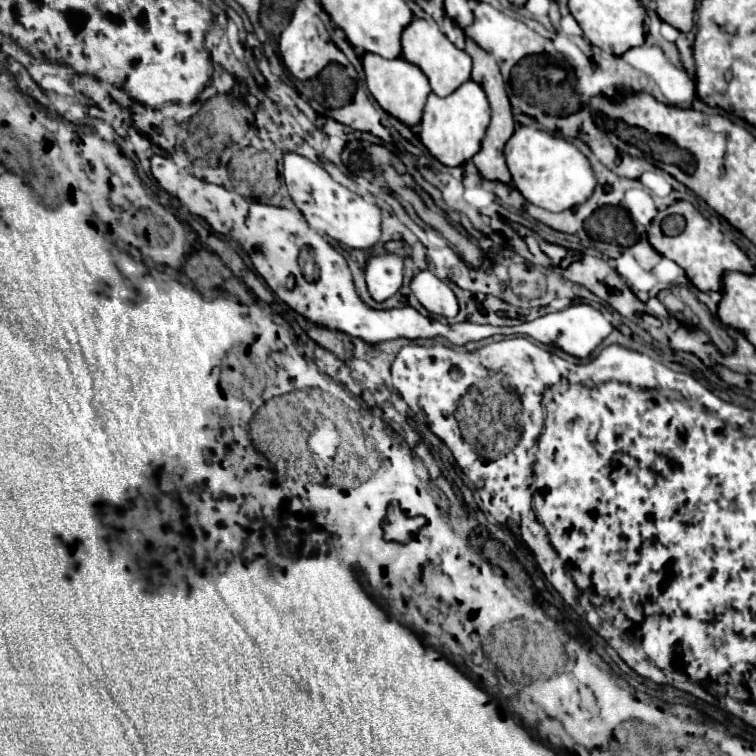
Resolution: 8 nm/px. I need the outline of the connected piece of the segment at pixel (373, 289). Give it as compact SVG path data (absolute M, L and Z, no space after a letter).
M396 253L372 255L366 261L366 283L374 301L392 297L402 285L402 257Z

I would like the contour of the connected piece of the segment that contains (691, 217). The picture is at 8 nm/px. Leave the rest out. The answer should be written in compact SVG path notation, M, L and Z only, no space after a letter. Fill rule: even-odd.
M676 201L668 209L660 210L648 227L648 241L660 255L676 261L686 271L692 285L698 287L700 291L722 291L722 277L726 271L754 273L754 267L750 259L746 257L746 253L734 241L730 241L720 229L716 229L708 219L704 219L698 213L698 209L688 201ZM676 214L686 219L686 227L680 235L668 237L662 231L661 220L666 216Z

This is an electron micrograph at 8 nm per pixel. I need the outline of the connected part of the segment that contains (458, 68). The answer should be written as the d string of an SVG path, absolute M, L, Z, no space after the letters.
M414 19L402 33L402 57L424 71L430 81L432 91L438 97L446 97L454 93L462 83L466 83L472 75L472 59L466 51L460 51L448 37L440 31L438 25L428 23L426 19Z

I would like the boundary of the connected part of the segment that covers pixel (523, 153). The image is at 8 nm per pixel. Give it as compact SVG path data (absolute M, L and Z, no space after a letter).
M518 125L504 149L508 169L516 189L532 203L548 211L564 211L582 205L596 187L596 177L586 155L562 137L546 131Z

